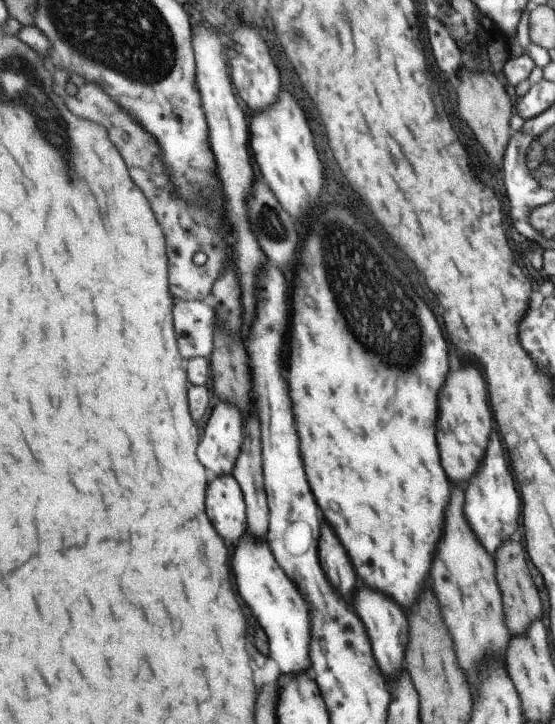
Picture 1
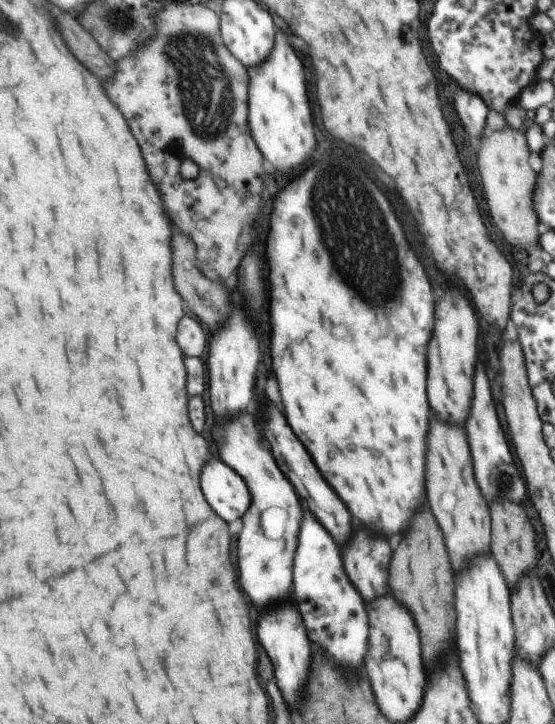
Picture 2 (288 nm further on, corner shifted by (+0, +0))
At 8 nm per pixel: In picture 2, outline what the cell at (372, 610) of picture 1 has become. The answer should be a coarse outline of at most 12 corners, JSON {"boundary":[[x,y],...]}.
{"boundary":[[363,528],[343,546],[343,566],[363,598],[385,594],[387,540]]}

